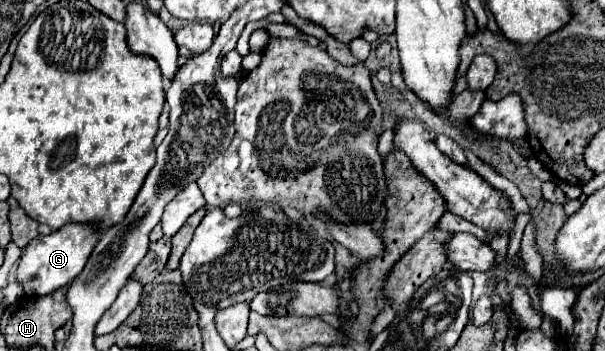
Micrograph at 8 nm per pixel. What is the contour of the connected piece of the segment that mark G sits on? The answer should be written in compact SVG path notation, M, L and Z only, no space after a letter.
M70 223L70 225L62 227L60 231L32 239L22 249L18 269L16 269L16 277L18 277L18 283L22 285L24 295L48 295L48 293L68 285L84 269L94 245L96 245L96 239L100 239L100 235L102 233L96 231L96 227Z

